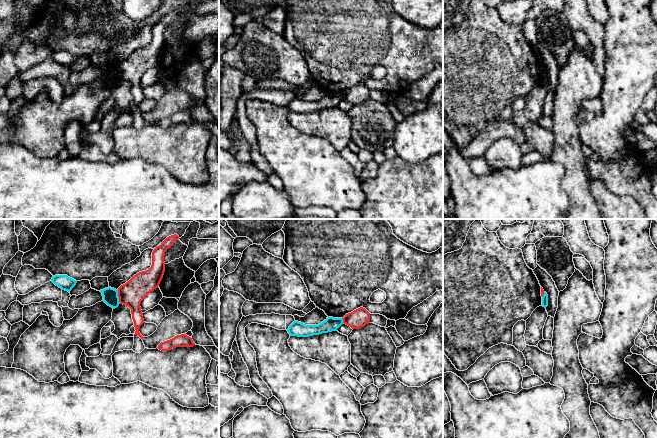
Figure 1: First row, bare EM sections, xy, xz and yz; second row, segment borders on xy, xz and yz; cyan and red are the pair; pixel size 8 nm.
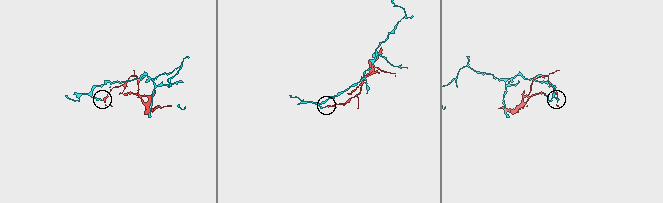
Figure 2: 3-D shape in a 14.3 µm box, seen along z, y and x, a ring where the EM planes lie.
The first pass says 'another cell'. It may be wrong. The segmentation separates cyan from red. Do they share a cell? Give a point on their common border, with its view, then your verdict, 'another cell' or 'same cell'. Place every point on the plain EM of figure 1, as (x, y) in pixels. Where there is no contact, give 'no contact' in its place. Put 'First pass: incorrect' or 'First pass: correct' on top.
First pass: correct
meets cyan in xy at (118, 73); another cell

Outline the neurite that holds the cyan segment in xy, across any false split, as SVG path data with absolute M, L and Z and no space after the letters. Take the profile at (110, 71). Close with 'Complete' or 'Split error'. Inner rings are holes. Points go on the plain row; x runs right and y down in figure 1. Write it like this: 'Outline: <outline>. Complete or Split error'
Outline: M108 63L103 66L100 66L103 72L103 77L113 85L117 84L120 80L118 67L114 64Z. Complete

